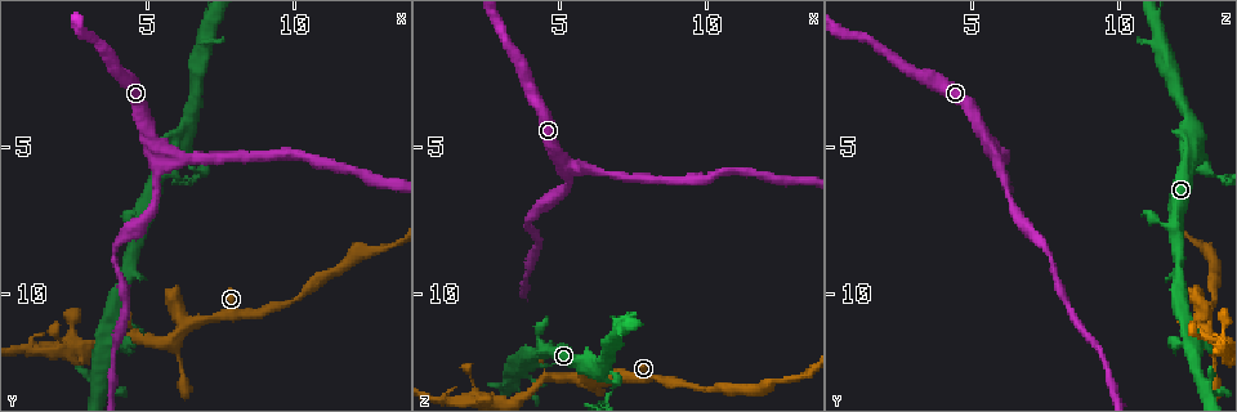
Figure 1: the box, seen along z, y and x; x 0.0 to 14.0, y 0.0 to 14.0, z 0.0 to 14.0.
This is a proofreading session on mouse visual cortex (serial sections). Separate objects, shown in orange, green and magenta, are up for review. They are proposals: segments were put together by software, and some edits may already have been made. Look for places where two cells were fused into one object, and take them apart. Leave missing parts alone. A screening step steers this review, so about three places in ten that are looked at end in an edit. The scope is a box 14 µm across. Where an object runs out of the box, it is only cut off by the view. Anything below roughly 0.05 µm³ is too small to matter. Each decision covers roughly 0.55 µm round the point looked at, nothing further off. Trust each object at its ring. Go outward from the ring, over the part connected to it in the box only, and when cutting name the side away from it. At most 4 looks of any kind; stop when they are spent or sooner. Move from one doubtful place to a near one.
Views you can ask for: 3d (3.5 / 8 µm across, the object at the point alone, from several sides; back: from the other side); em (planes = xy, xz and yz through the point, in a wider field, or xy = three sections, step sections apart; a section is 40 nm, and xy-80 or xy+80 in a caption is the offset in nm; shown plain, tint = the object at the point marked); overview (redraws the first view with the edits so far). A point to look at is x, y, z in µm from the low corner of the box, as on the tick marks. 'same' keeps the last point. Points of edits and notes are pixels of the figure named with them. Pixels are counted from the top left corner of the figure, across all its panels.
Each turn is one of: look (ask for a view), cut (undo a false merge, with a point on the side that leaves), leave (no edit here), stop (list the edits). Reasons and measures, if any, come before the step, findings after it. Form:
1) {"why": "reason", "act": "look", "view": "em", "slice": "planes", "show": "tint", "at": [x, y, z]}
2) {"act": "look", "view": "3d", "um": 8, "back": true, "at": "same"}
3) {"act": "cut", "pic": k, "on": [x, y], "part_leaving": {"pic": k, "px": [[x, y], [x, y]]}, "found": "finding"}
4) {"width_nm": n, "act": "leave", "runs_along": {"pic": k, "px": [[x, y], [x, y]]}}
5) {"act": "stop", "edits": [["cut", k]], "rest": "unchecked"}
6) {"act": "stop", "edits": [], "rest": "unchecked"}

{"why": "sudden change in width", "act": "look", "view": "3d", "um": 3.5, "back": true, "at": [2.2, 11.6, 13.1]}

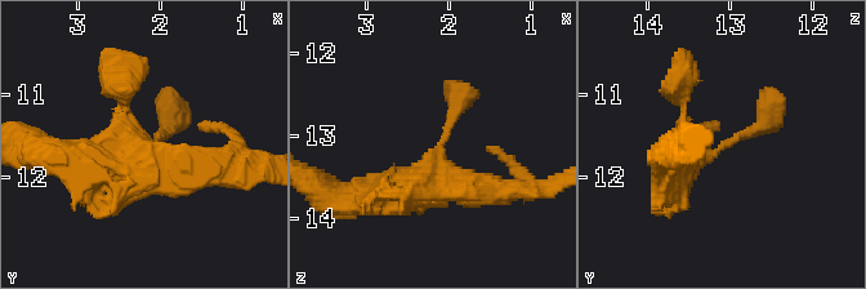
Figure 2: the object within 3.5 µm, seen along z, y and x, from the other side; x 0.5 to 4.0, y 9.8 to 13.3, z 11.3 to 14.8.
{"act": "look", "view": "em", "slice": "xy", "step": 3, "show": "tint", "at": [2.10, 11.65, 13.10]}

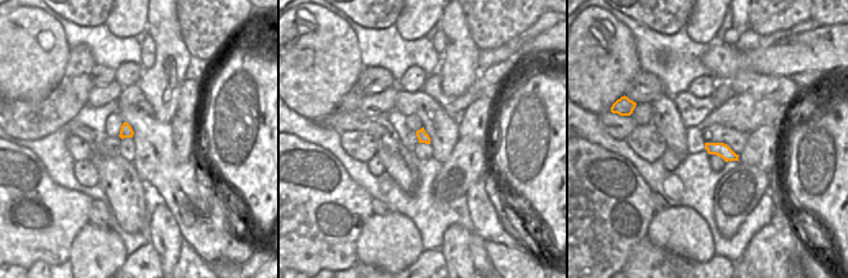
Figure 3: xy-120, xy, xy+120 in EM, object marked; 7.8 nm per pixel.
{"width_nm": 80, "act": "leave", "runs_along": {"pic": 2, "px": [[675, 163], [760, 128], [771, 96]]}, "found": "all the same cell"}

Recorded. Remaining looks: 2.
{"why": "abrupt turn", "act": "look", "view": "3d", "um": 3.5, "at": [6.8, 6.0, 13.3]}

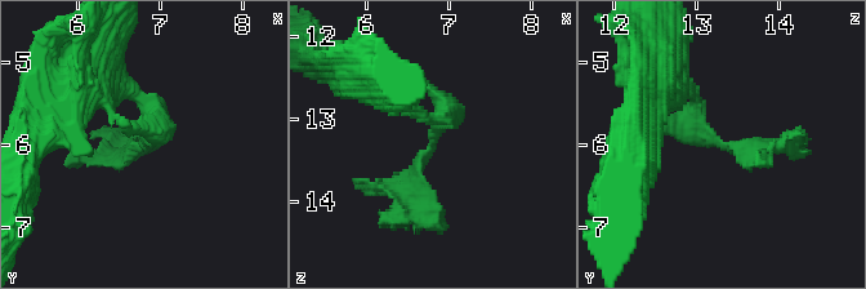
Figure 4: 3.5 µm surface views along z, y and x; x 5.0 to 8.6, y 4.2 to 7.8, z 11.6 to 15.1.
{"why": "shape alone is not enough", "act": "look", "view": "em", "slice": "planes", "show": "tint", "at": [6.75, 6.00, 13.35]}

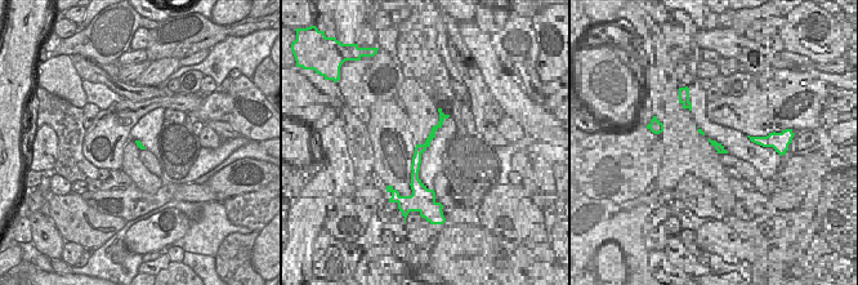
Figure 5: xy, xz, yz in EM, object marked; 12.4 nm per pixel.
{"act": "leave", "runs_along": {"pic": 4, "px": [[691, 90], [695, 127], [760, 161]]}, "found": "continuous, no second cell"}

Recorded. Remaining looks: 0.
{"act": "stop", "edits": [], "rest": "unchecked"}

